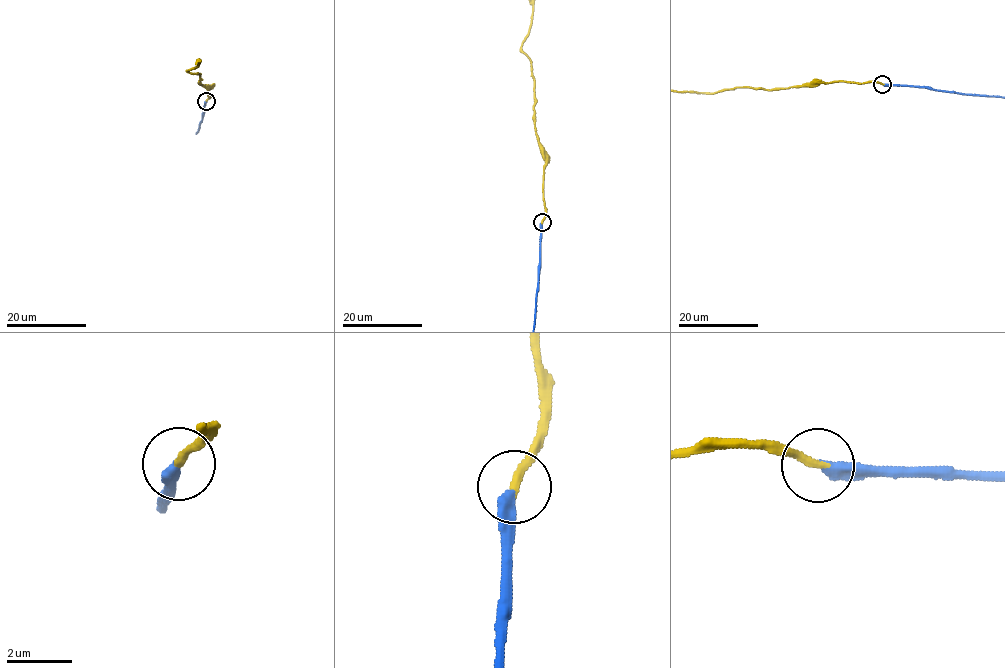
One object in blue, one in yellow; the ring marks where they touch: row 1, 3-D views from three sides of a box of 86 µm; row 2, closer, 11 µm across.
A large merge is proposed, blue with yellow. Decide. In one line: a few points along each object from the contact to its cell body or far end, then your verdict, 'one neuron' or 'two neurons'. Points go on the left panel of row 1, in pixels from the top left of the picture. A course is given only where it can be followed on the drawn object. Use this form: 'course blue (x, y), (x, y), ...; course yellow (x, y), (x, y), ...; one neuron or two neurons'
one neuron

